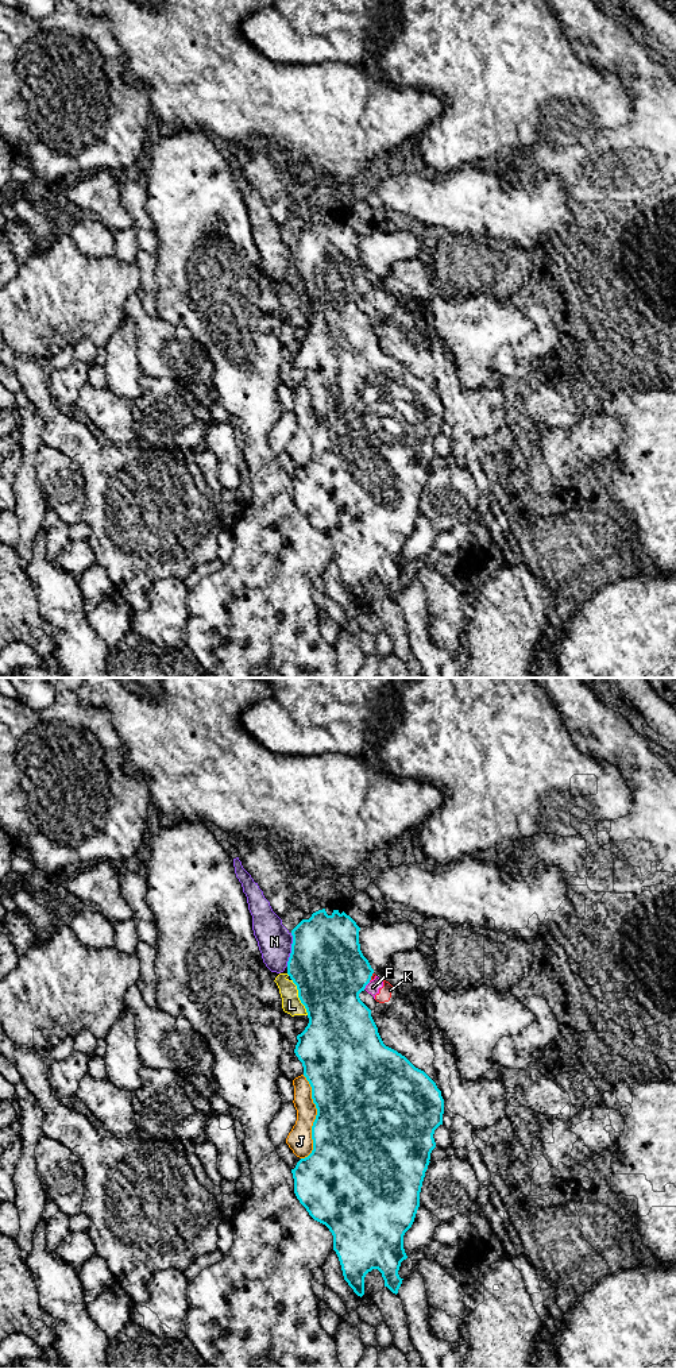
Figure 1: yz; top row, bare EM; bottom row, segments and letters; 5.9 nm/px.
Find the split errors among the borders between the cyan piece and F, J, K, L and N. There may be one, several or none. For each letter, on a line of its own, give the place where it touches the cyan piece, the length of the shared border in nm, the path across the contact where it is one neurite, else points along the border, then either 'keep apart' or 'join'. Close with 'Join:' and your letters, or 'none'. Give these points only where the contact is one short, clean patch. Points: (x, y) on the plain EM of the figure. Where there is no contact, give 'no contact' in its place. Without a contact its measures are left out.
F: yz (366, 293) | 60 nm | along yz (370, 290), (363, 297) | keep apart
J: yz (316, 427) | 500 nm | keep apart
K: yz (371, 284) | 60 nm | along yz (373, 281), (369, 289) | keep apart
L: yz (298, 305) | 240 nm | along yz (292, 288), (297, 305), (308, 323) | keep apart
N: yz (292, 258) | 200 nm | along yz (292, 242), (292, 261), (286, 274) | keep apart
Join: none

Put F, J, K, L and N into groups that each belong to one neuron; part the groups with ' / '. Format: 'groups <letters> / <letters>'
groups F K / J / L / N

